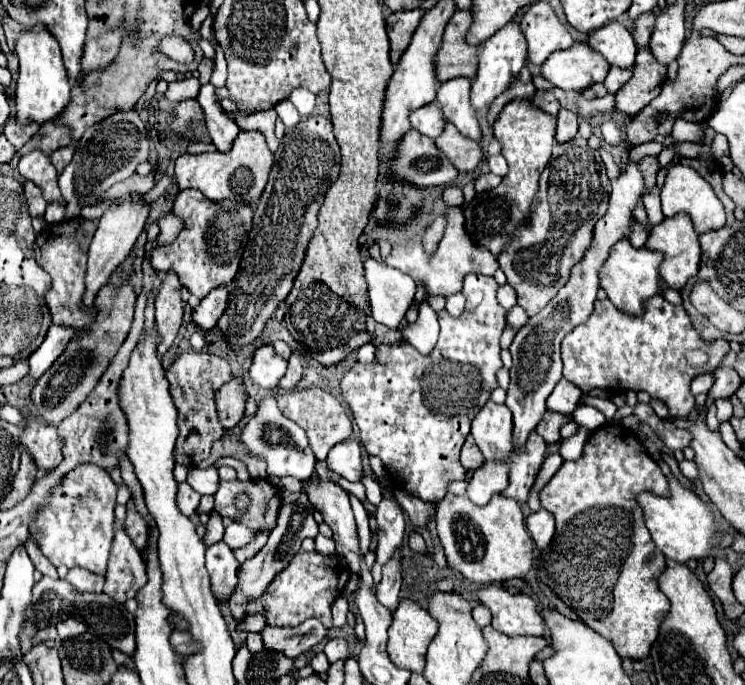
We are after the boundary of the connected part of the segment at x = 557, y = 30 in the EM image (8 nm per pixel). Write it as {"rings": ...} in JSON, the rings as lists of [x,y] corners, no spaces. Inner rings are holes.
{"rings":[[[545,2],[531,4],[531,8],[523,14],[521,28],[529,44],[529,62],[535,66],[541,66],[551,52],[565,50],[573,44],[569,30]]]}

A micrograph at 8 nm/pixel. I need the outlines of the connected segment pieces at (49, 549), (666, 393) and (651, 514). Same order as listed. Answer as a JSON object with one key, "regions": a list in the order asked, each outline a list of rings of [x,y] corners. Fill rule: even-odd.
{"regions":[[[[77,466],[65,476],[65,482],[55,490],[41,512],[33,516],[29,526],[29,532],[39,536],[39,548],[53,566],[81,566],[95,574],[105,574],[113,542],[115,494],[117,486],[99,466]]],[[[655,294],[643,304],[643,316],[629,316],[627,312],[617,310],[613,302],[597,300],[589,320],[567,334],[561,346],[563,378],[569,378],[583,392],[591,392],[595,388],[613,392],[645,390],[651,398],[667,404],[671,418],[687,416],[693,410],[695,398],[689,392],[691,380],[697,374],[713,372],[727,352],[727,340],[719,338],[705,344],[705,340],[695,332],[685,308],[669,304],[661,294]],[[697,348],[709,356],[707,364],[699,368],[691,366],[685,358],[689,350]]],[[[667,476],[669,496],[657,496],[653,492],[641,492],[637,496],[637,504],[643,510],[643,518],[647,530],[655,546],[665,554],[665,558],[675,562],[687,562],[689,558],[701,560],[711,554],[711,536],[715,530],[711,510],[701,502],[701,498],[685,488],[675,476]]]]}

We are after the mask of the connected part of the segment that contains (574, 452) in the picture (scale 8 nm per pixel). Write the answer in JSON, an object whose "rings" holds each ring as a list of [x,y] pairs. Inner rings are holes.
{"rings":[[[579,428],[579,432],[567,440],[561,440],[561,448],[559,448],[559,454],[563,460],[577,460],[581,456],[581,450],[583,450],[583,444],[587,440],[589,432],[587,428]]]}

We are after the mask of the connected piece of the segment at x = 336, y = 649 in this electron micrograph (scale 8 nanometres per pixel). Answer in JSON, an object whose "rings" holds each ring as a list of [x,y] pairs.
{"rings":[[[331,638],[327,644],[325,644],[325,650],[323,650],[329,658],[329,662],[337,662],[339,658],[347,658],[349,656],[349,650],[347,650],[347,642],[343,638]]]}

